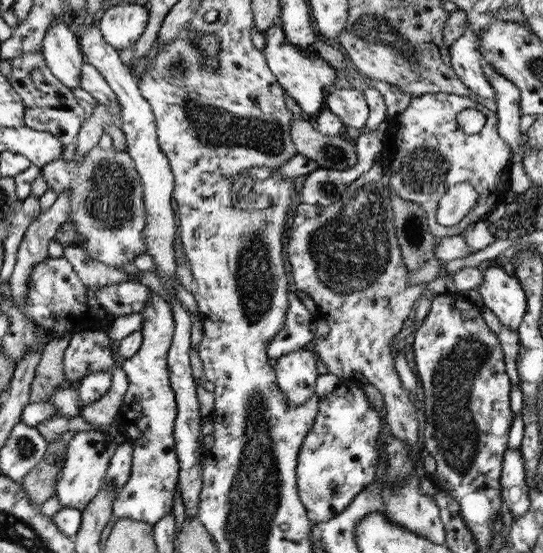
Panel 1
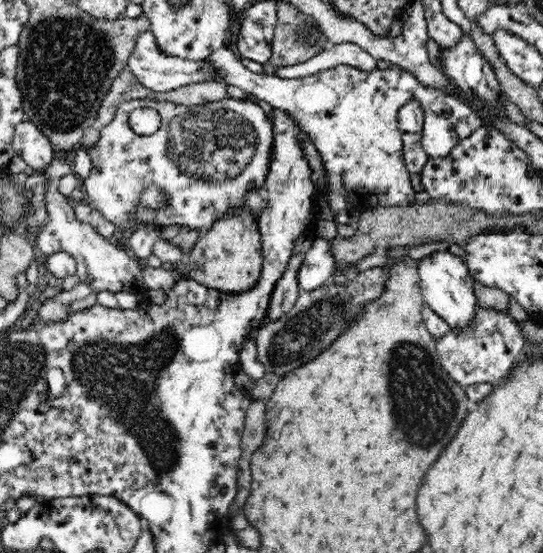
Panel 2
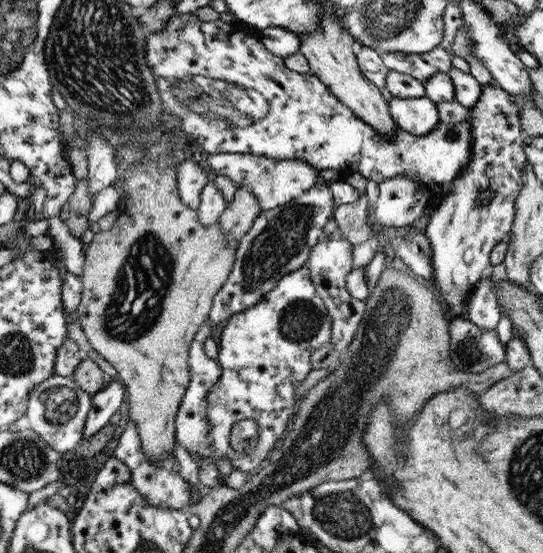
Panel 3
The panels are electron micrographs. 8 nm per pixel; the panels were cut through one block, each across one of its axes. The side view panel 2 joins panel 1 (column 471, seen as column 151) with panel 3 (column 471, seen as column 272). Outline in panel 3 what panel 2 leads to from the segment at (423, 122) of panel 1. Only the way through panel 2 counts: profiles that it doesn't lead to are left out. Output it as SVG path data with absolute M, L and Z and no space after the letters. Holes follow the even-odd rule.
M177 13L160 32L149 32L147 35L147 44L144 51L147 53L147 62L150 64L152 72L155 75L156 86L162 92L161 99L166 104L166 109L170 114L177 116L181 122L183 130L187 132L196 142L206 150L207 153L238 153L252 154L254 156L267 156L276 160L303 160L311 164L314 168L321 170L338 170L342 177L349 177L355 172L377 183L387 178L400 176L416 181L420 185L422 182L435 183L448 187L450 183L467 167L471 159L472 146L472 127L469 119L462 122L444 122L440 120L438 126L432 129L432 132L424 136L416 136L405 130L398 129L391 137L377 133L375 128L360 120L353 110L350 110L345 104L342 104L332 93L331 90L311 72L300 74L287 67L284 57L276 56L275 53L268 50L257 34L247 35L240 30L236 30L234 23L224 22L221 18L205 22L200 21L196 13Z

